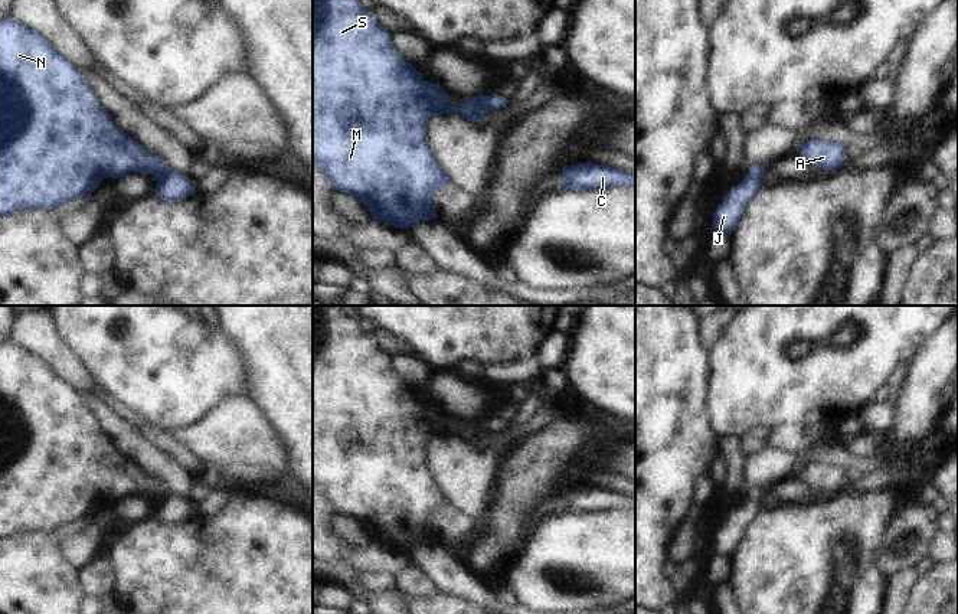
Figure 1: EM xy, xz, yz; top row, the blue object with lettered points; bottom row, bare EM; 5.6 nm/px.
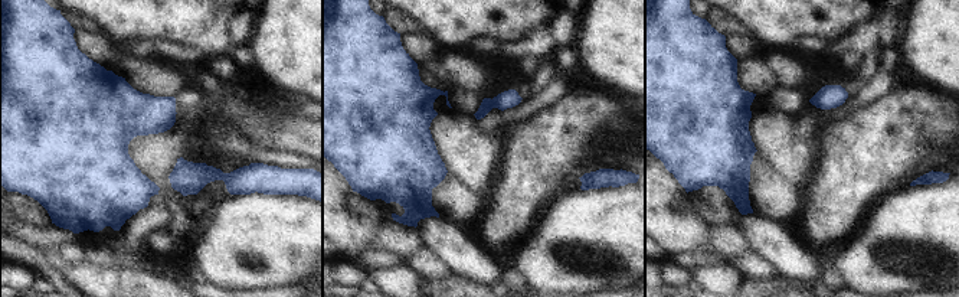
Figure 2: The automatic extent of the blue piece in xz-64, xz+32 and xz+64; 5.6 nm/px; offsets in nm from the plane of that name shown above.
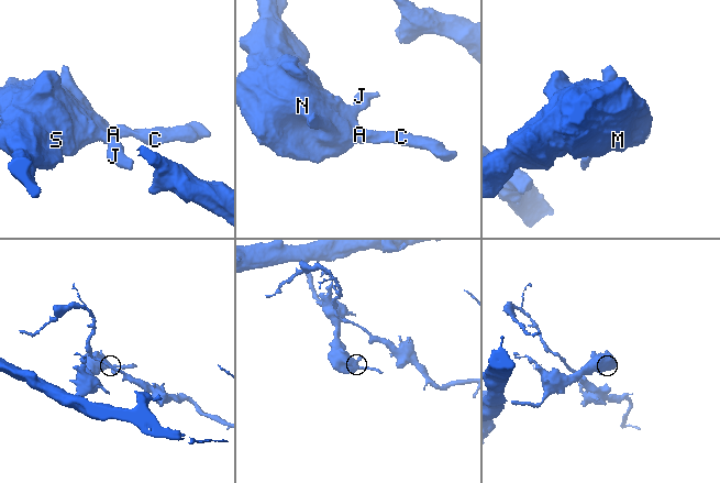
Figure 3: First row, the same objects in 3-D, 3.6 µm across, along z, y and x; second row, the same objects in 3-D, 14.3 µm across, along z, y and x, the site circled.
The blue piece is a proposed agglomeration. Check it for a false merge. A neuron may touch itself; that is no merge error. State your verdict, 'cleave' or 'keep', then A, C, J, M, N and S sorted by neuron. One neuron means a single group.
keep | A C J M N S

